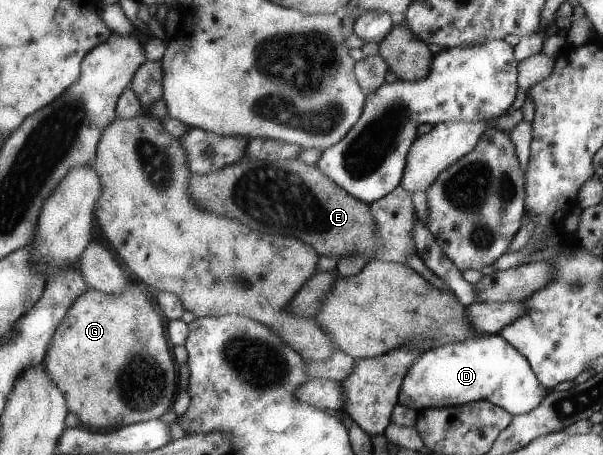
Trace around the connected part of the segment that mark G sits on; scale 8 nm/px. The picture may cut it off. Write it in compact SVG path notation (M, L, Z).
M129 281L119 295L88 287L76 296L44 363L68 395L68 407L78 413L80 426L96 432L160 417L179 391L162 319L138 285Z

